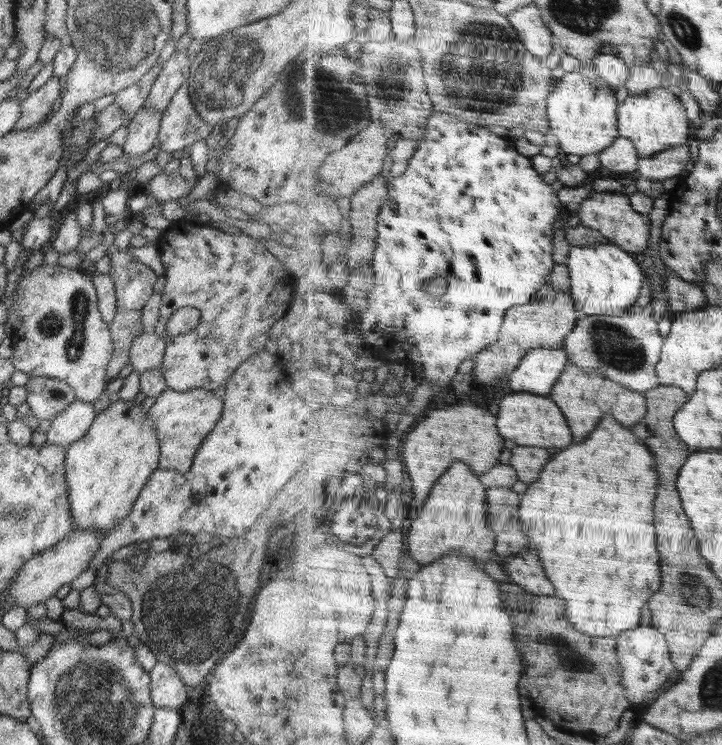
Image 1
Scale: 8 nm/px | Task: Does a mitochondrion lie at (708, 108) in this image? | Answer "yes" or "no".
no

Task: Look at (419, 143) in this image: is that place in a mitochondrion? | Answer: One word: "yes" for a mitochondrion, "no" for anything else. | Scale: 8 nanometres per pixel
no

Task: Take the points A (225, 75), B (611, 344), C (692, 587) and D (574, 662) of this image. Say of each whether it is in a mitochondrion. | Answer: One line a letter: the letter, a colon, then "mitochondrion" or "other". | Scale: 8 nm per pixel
A: mitochondrion
B: mitochondrion
C: mitochondrion
D: mitochondrion

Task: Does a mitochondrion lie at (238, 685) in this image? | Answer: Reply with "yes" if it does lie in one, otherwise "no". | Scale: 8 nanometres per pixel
no

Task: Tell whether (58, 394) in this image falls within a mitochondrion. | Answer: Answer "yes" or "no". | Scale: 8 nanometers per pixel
yes

